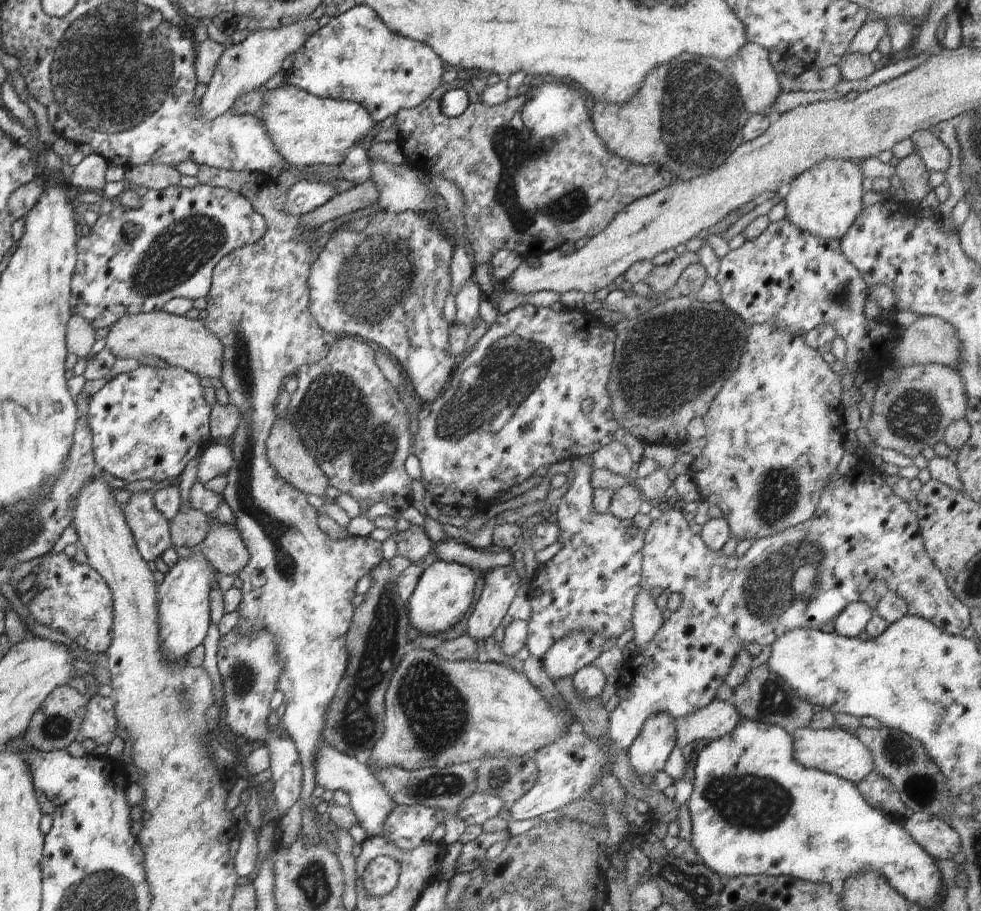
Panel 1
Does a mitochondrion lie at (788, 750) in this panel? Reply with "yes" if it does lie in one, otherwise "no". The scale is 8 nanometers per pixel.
no

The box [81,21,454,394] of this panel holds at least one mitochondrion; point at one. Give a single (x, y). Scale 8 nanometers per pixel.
(369, 286)

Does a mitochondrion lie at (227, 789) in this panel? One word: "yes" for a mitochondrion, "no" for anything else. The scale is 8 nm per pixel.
no

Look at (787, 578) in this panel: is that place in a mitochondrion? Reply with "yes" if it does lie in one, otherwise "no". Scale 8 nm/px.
yes

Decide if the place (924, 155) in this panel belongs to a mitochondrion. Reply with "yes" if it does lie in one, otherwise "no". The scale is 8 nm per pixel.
no

